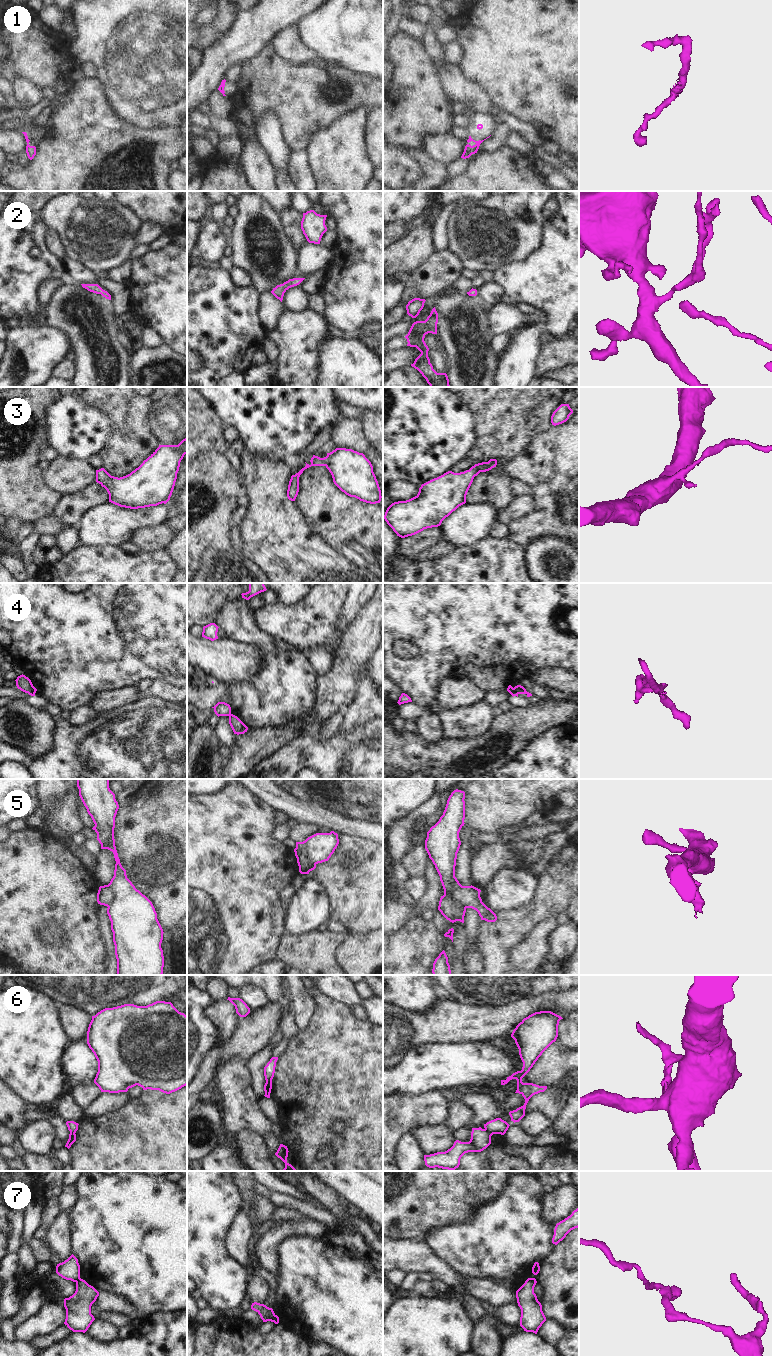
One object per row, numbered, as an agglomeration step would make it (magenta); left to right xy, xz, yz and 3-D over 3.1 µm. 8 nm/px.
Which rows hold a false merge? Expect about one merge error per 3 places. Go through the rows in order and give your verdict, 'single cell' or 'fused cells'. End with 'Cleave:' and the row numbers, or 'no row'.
1: single cell
2: single cell
3: single cell
4: fused cells
5: fused cells
6: fused cells
7: fused cells
Cleave: 4, 5, 6, 7

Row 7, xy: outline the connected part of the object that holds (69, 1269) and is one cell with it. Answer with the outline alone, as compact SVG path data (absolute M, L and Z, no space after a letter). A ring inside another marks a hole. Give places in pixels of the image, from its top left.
M72 1254L67 1260L57 1264L56 1273L66 1280L77 1282L80 1279L80 1265Z

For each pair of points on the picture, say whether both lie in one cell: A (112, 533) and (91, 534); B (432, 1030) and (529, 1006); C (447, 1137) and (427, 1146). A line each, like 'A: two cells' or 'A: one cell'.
A: one cell
B: one cell
C: one cell

